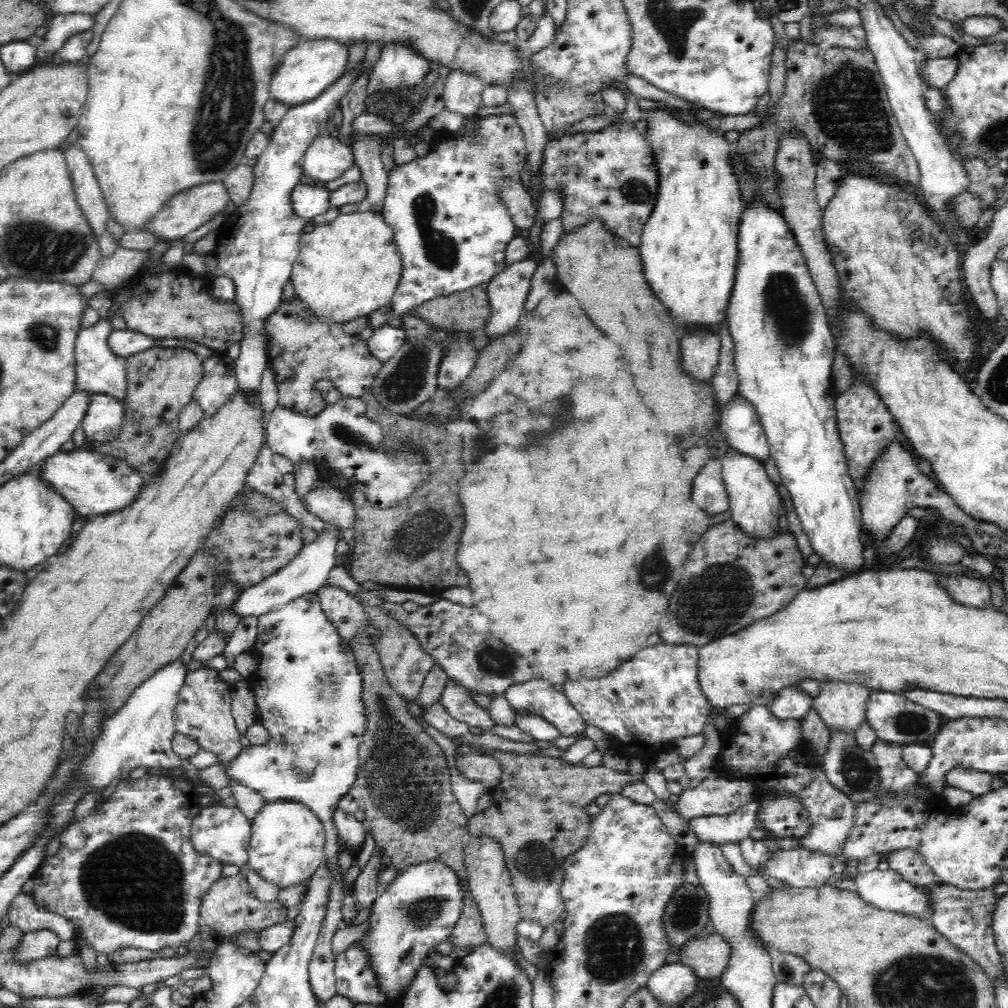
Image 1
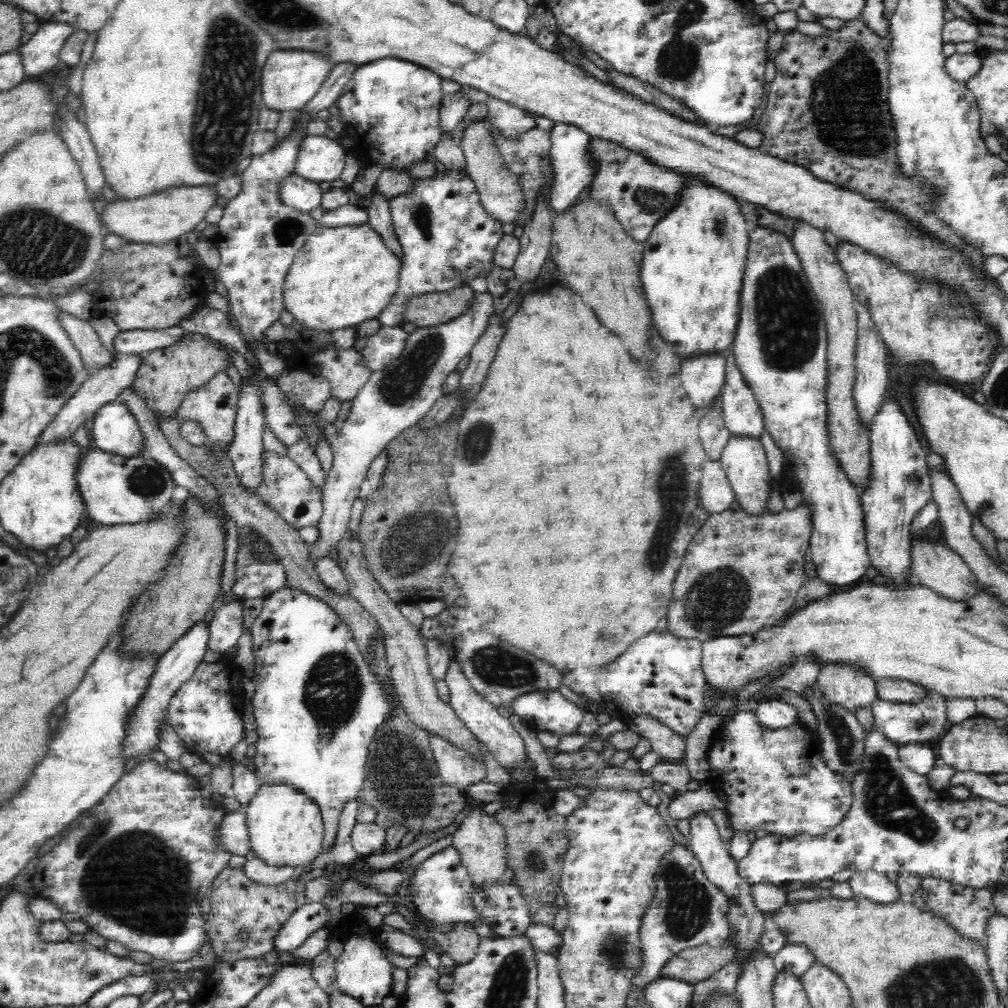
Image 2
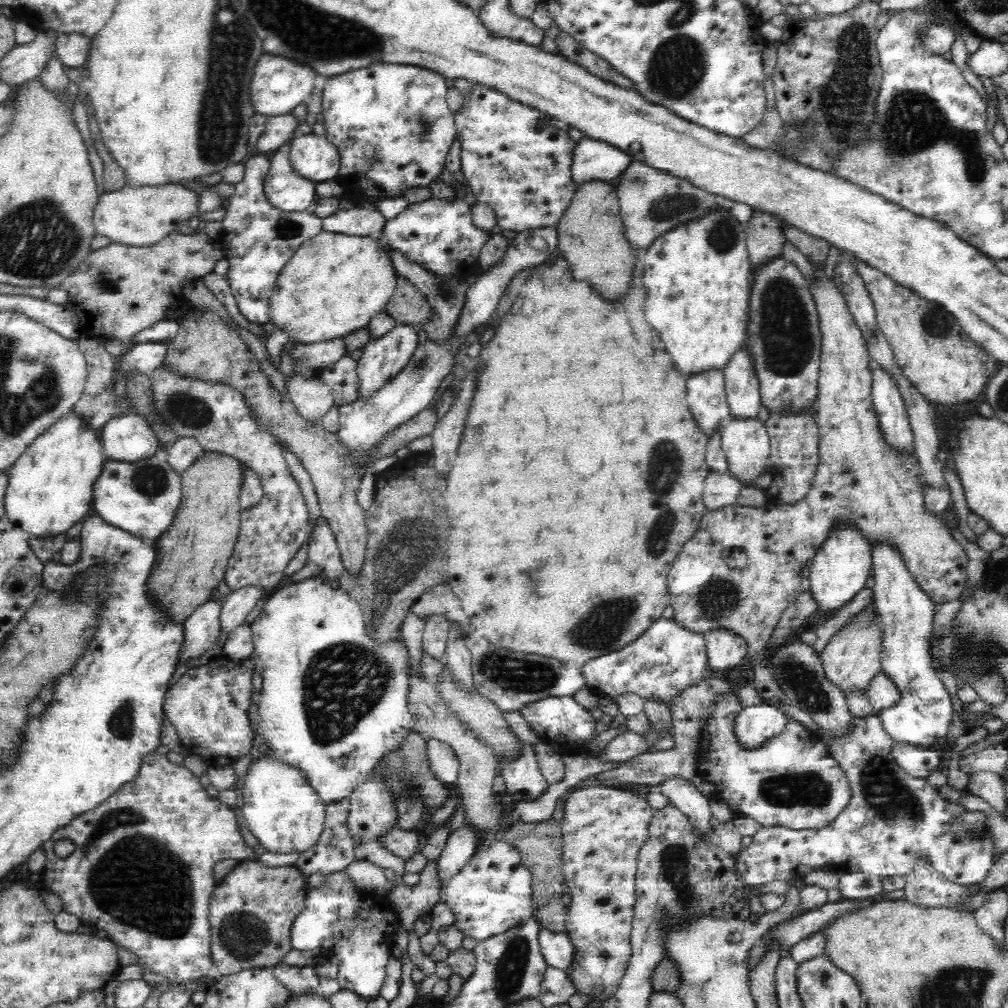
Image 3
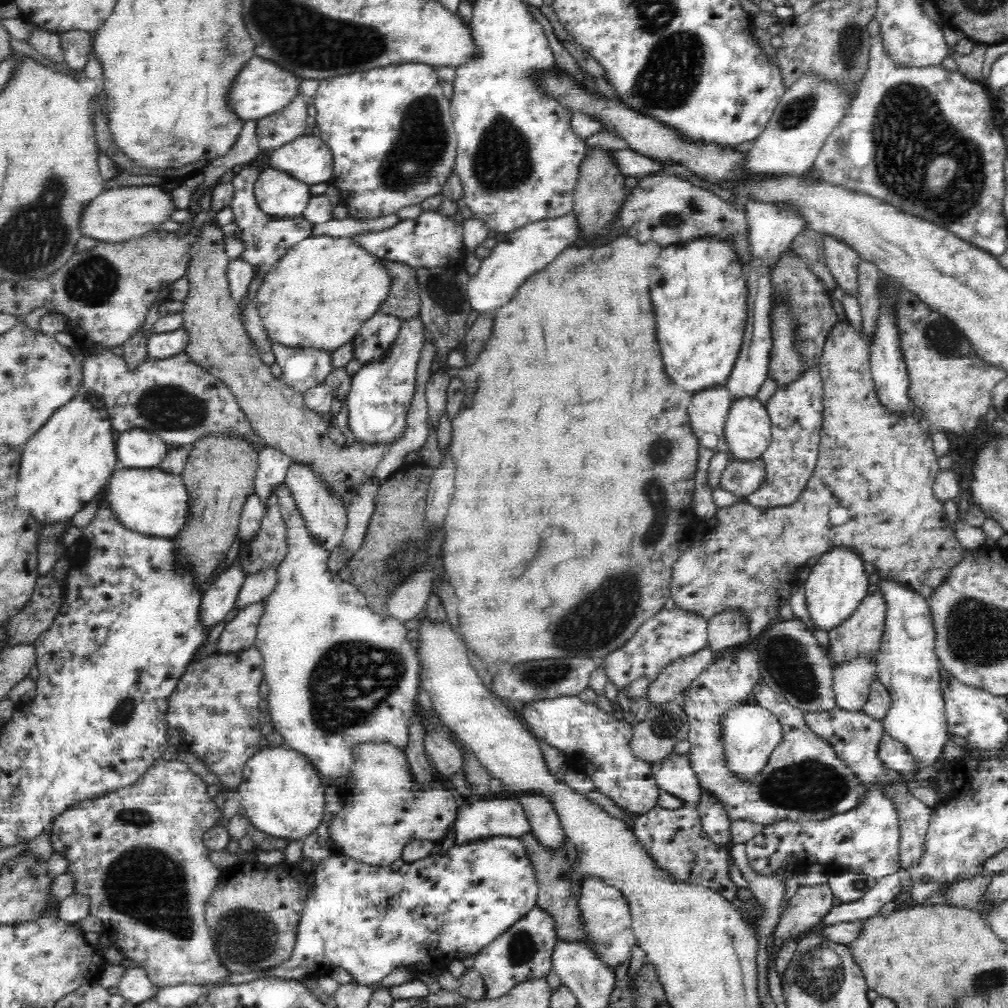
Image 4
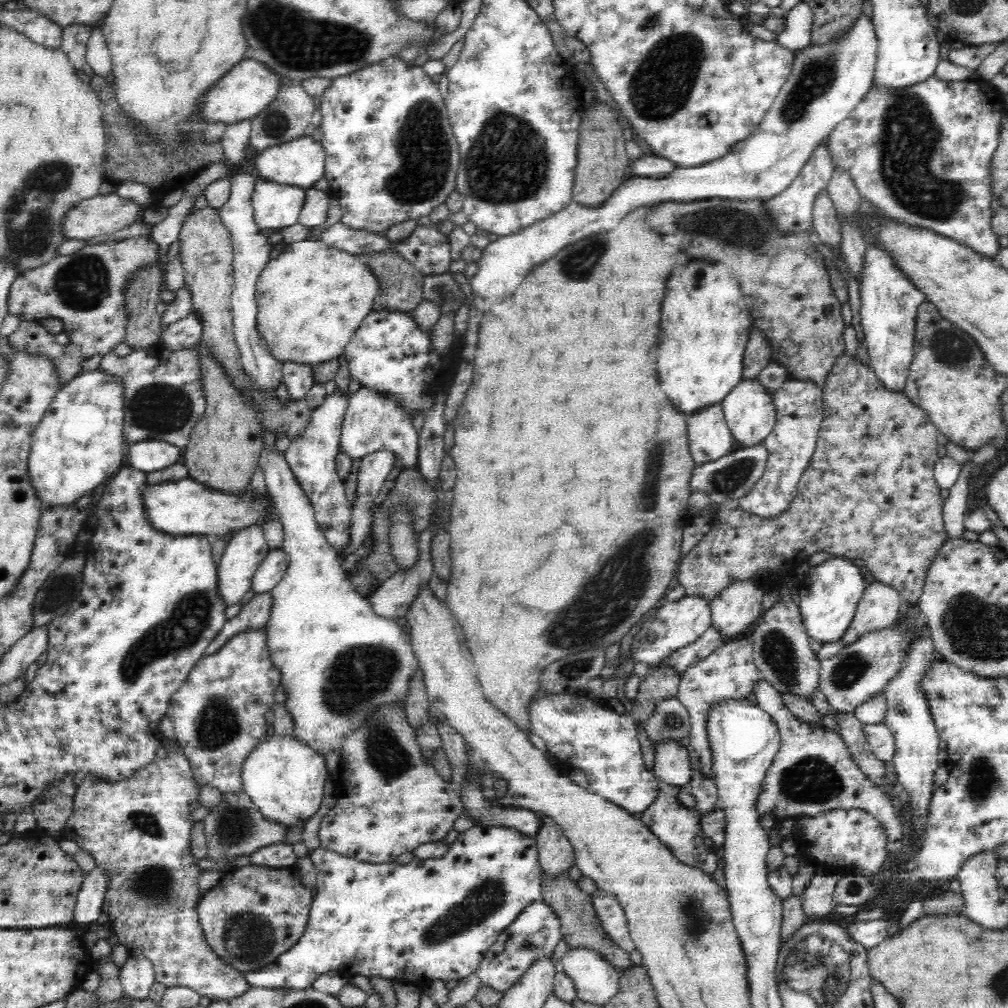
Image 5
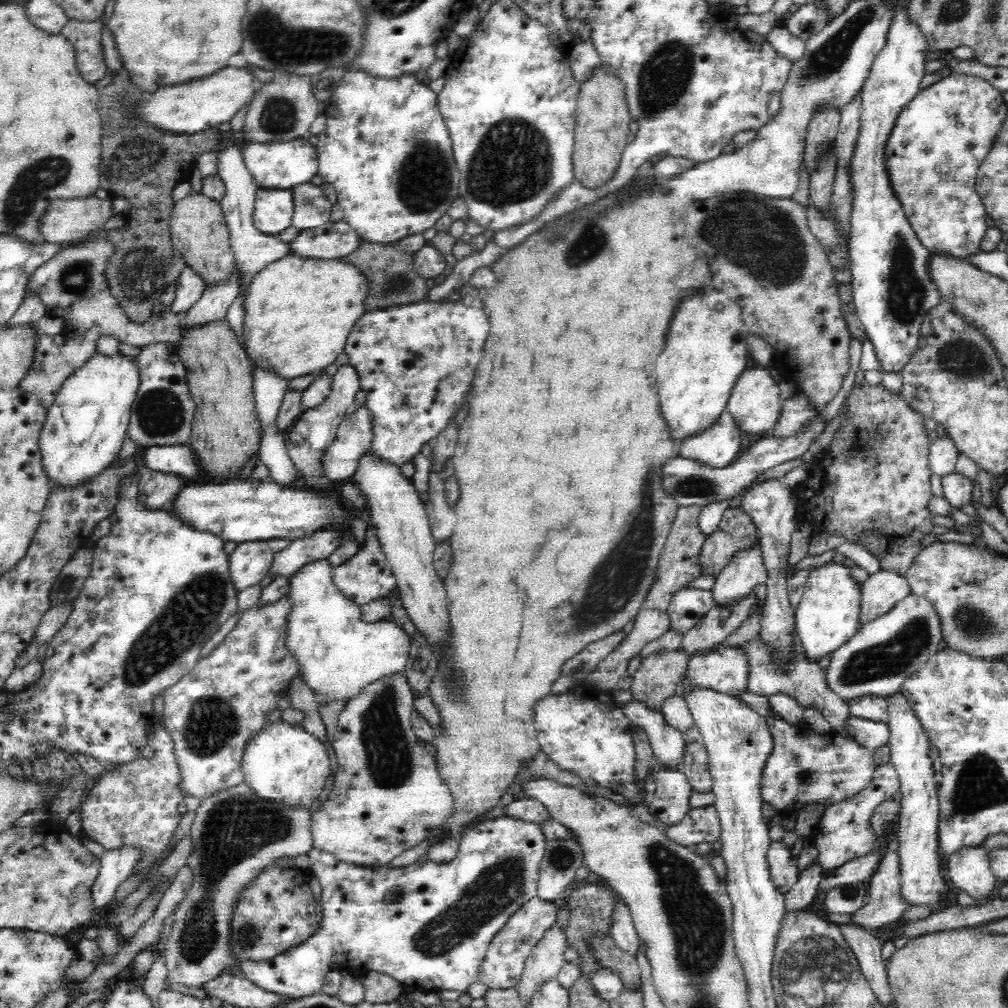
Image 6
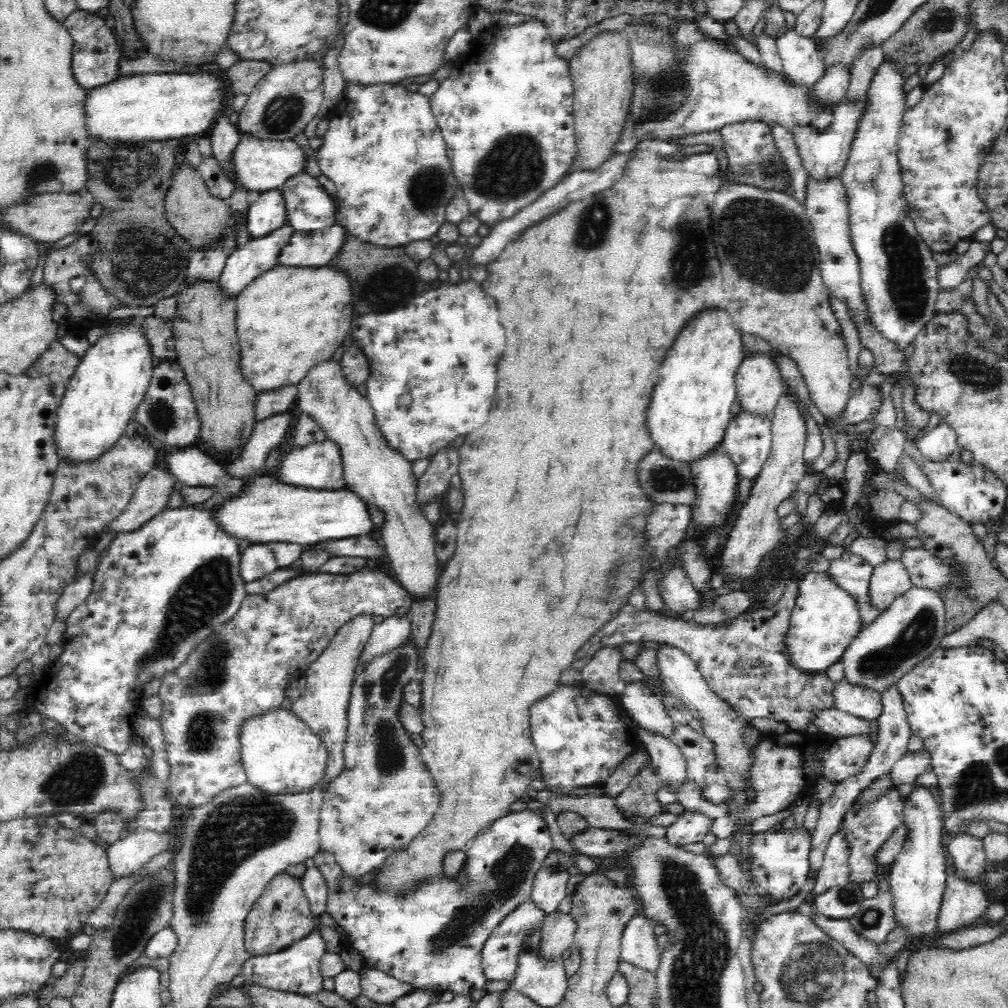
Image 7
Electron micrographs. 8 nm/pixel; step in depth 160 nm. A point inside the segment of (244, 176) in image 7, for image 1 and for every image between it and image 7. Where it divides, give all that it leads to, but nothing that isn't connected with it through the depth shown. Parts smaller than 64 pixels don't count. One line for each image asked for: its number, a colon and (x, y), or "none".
1: (326, 158)
2: (320, 159)
3: (314, 157)
4: (308, 158)
5: (301, 162)
6: (279, 165)

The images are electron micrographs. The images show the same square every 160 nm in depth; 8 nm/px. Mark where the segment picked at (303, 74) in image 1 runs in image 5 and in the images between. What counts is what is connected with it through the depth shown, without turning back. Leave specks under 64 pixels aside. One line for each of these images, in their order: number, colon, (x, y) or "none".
2: (290, 79)
3: (279, 85)
4: (262, 88)
5: (248, 88)

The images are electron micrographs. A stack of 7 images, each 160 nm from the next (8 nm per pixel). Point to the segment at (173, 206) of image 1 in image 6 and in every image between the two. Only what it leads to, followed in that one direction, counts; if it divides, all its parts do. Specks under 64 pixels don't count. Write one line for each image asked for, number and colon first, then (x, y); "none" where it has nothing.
2: (154, 219)
3: (135, 216)
4: (120, 214)
5: (105, 214)
6: (64, 221)

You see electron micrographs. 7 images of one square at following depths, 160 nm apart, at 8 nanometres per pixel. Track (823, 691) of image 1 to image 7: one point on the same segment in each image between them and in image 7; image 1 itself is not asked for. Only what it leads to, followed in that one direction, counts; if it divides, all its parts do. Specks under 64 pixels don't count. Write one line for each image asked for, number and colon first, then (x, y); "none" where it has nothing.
2: (842, 684)
3: (852, 658)
4: (859, 636)
5: (878, 608)
6: (880, 592)
7: (889, 580)

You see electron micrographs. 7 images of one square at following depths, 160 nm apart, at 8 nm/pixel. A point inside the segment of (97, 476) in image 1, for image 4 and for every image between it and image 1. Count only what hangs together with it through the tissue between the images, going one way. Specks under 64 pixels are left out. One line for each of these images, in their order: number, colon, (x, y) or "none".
2: (115, 489)
3: (141, 497)
4: (150, 501)

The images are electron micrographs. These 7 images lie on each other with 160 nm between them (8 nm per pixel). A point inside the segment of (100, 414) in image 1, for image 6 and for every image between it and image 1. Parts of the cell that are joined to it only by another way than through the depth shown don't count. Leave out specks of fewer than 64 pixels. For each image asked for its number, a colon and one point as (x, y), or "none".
2: (114, 430)
3: (127, 437)
4: (136, 448)
5: (148, 456)
6: (178, 459)

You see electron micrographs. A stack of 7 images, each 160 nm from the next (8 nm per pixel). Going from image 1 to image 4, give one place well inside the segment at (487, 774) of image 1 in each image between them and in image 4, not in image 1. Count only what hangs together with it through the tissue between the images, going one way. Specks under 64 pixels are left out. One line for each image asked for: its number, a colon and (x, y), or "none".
2: (459, 769)
3: (444, 763)
4: (445, 756)

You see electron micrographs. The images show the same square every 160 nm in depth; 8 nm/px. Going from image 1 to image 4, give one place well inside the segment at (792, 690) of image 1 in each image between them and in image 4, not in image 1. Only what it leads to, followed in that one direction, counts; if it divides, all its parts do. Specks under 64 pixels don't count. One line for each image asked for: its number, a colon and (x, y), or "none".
2: (773, 713)
3: (755, 724)
4: (750, 732)

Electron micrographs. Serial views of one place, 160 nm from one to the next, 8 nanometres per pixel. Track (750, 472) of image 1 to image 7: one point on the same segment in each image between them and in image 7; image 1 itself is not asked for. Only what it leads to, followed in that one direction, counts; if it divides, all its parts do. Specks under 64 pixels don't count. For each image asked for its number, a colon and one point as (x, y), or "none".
2: (743, 459)
3: (745, 442)
4: (747, 430)
5: (749, 413)
6: (754, 402)
7: (759, 385)

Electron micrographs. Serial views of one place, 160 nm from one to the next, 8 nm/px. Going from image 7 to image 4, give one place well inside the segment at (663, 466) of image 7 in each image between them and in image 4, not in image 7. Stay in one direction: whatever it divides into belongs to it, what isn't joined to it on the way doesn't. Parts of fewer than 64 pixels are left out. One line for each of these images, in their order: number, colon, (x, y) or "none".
4: (742, 478)
5: (732, 476)
6: (688, 482)

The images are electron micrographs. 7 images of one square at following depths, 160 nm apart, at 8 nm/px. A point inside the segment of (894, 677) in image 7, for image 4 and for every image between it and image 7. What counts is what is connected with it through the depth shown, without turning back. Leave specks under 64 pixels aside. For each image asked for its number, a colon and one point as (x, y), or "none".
4: (851, 680)
5: (859, 670)
6: (880, 656)

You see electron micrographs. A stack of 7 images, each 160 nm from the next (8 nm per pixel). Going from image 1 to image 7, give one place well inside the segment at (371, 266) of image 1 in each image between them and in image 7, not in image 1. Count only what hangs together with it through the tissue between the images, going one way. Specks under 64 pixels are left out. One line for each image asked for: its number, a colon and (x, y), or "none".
2: (341, 277)
3: (334, 284)
4: (319, 295)
5: (312, 298)
6: (299, 311)
7: (289, 319)

